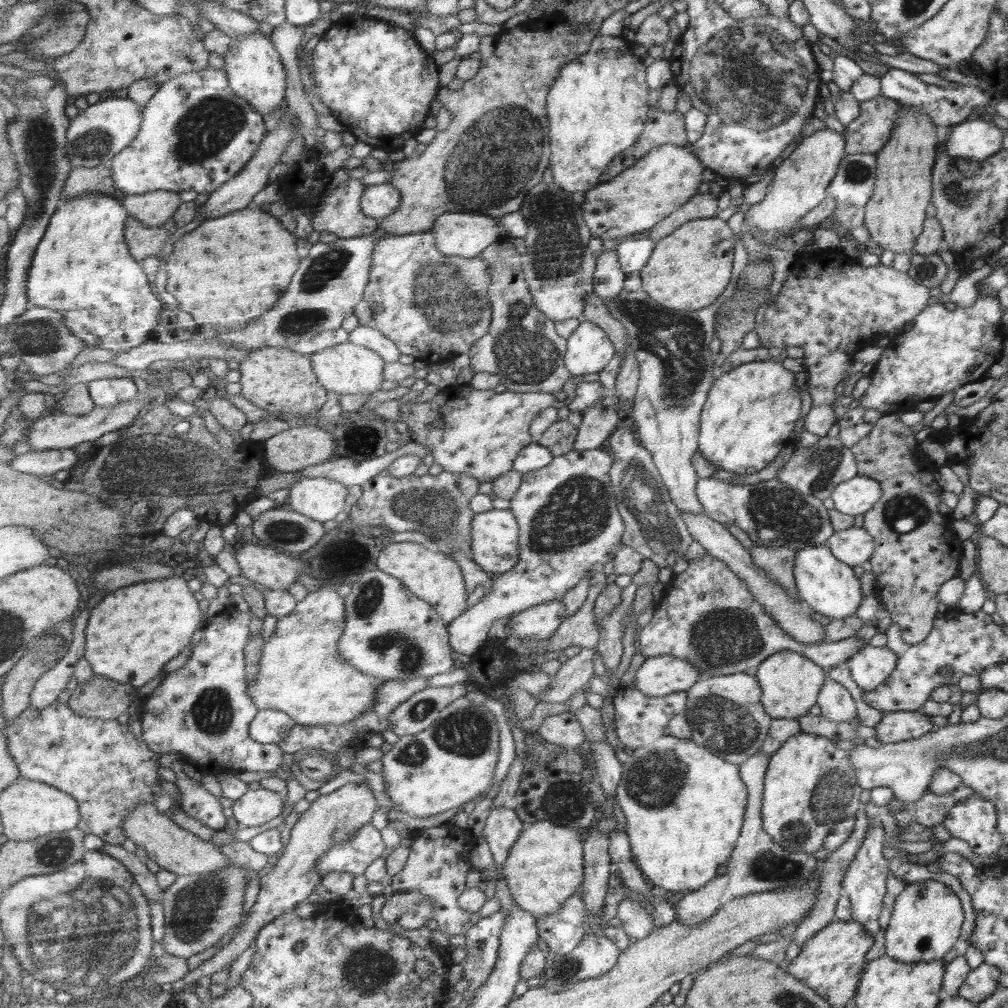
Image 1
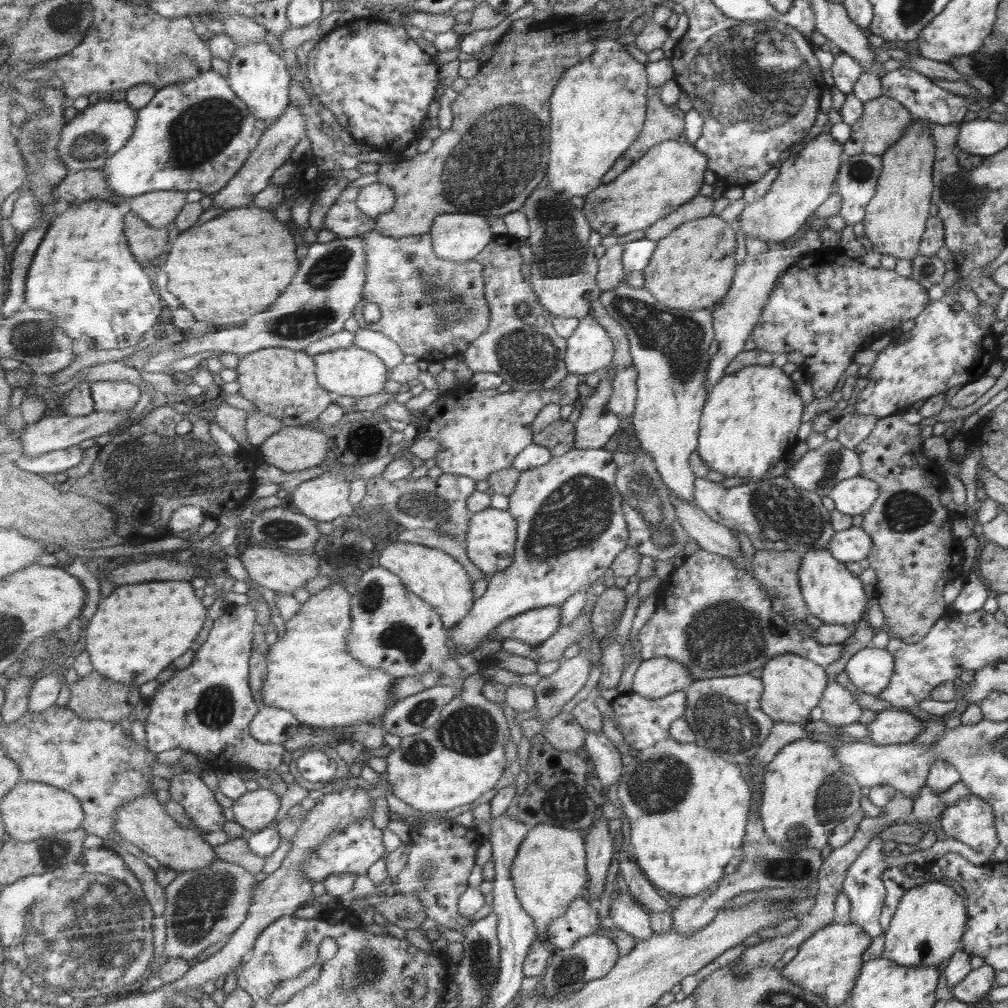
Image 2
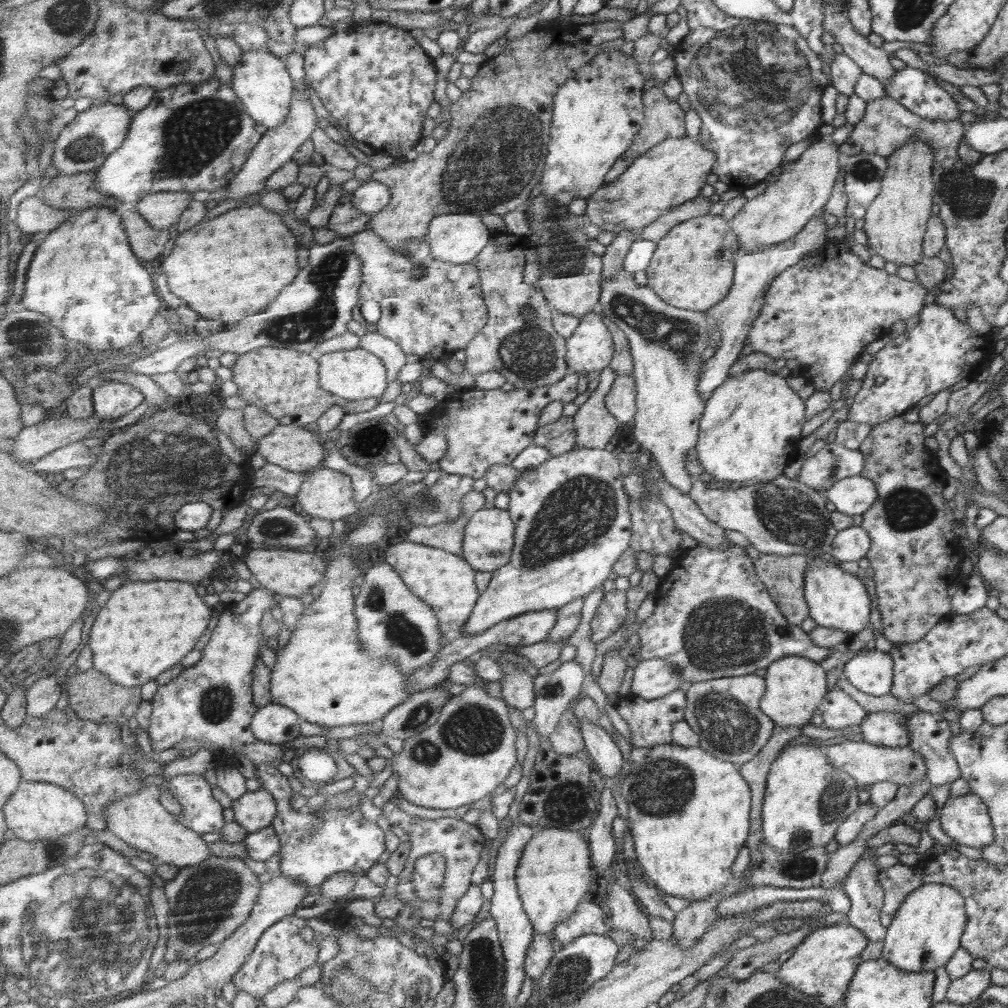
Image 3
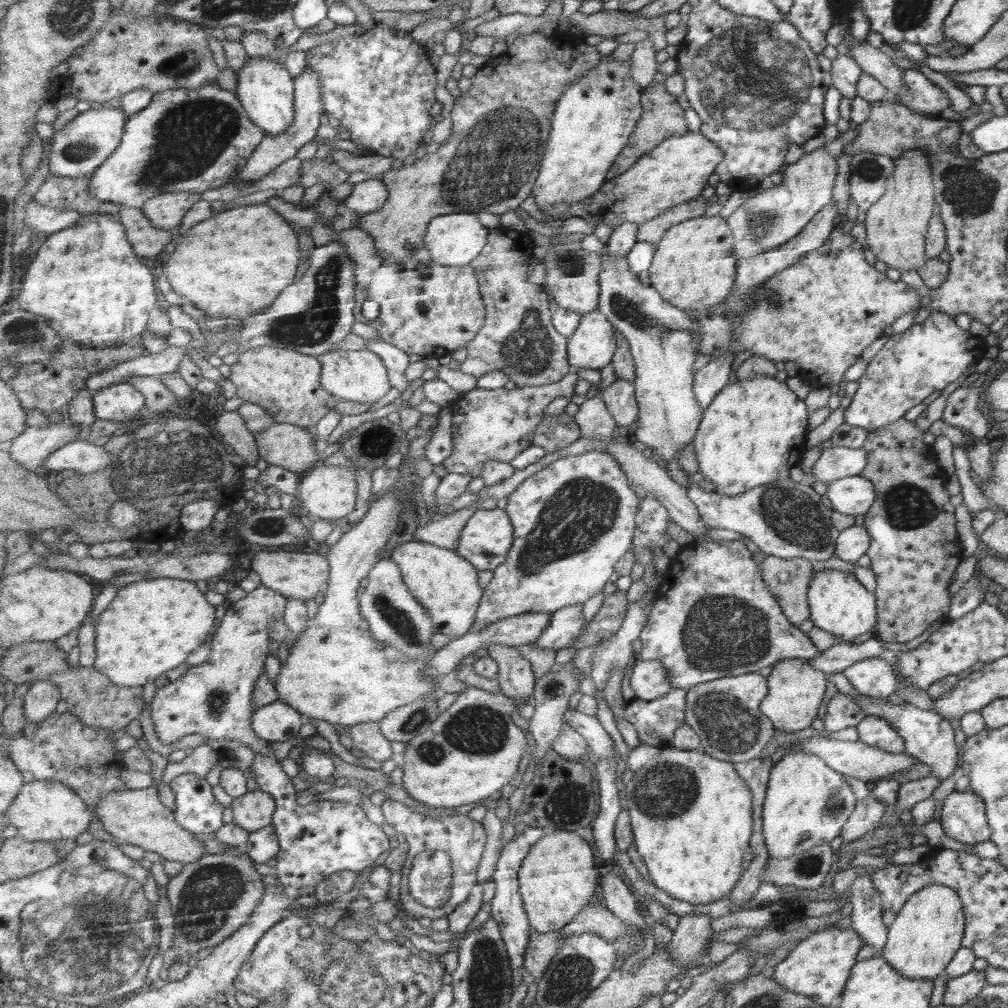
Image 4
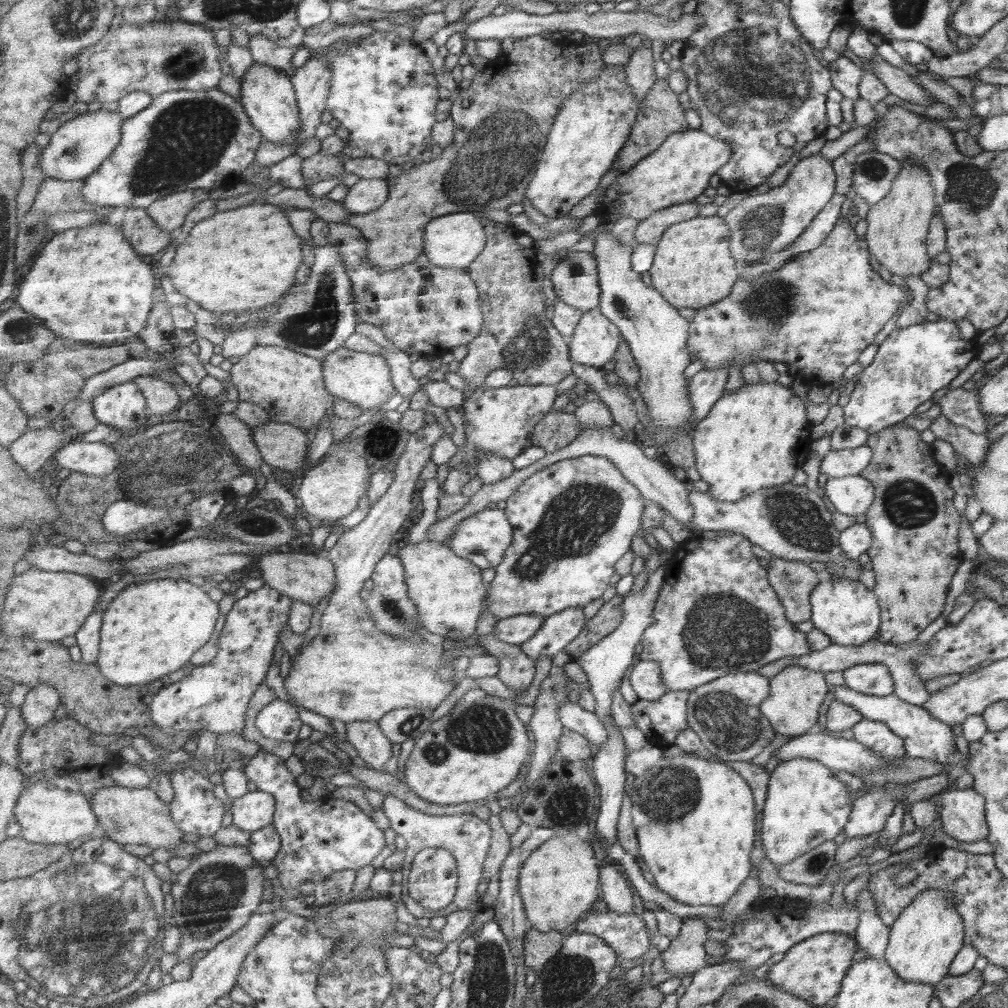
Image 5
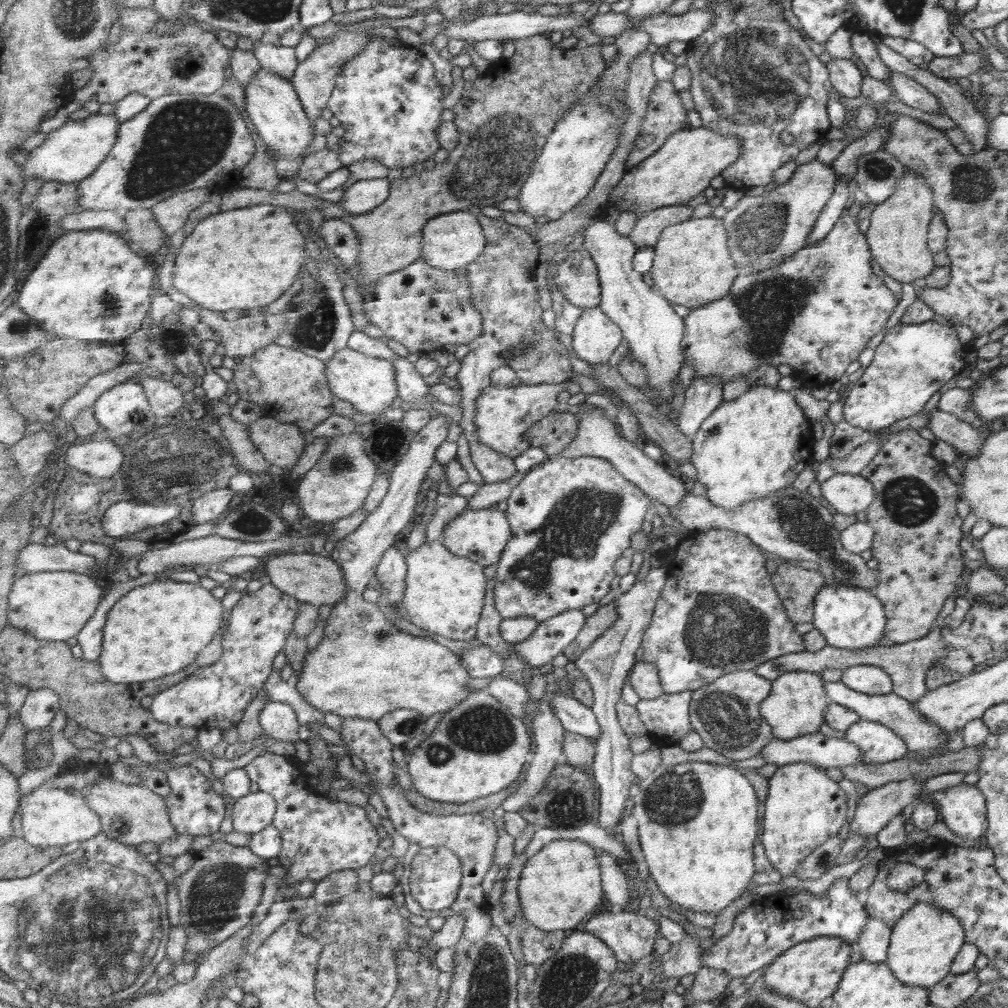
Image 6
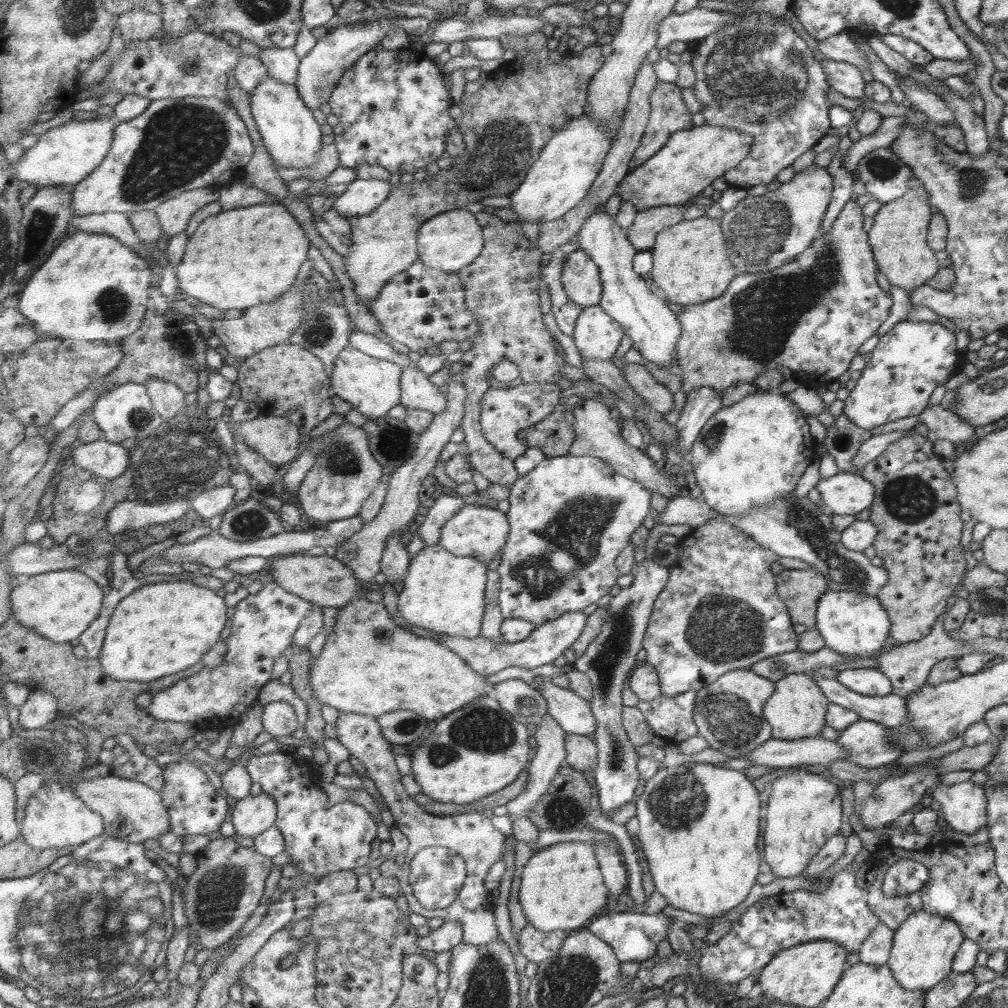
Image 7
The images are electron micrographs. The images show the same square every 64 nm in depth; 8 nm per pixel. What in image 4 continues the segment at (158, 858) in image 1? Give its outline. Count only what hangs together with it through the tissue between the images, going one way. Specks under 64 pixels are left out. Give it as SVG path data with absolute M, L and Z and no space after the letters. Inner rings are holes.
M154 785L145 789L125 789L111 791L99 803L99 816L102 817L104 830L117 841L133 844L145 851L157 852L164 860L194 863L206 854L203 841L193 838L193 832L183 828L175 818L173 810L161 802L159 788Z

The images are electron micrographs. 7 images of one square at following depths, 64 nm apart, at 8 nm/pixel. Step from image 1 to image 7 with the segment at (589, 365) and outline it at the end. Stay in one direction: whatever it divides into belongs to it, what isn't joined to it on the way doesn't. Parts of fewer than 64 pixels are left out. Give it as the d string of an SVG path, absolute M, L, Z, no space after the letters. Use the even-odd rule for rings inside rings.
M599 304L584 307L573 337L581 356L605 360L613 358L625 334L623 325Z

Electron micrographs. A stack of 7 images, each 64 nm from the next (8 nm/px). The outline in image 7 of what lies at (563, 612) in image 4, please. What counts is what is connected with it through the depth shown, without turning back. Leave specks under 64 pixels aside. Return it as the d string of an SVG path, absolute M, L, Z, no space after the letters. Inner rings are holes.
M571 612L553 620L548 624L535 628L534 632L526 640L517 643L500 642L486 638L482 634L478 638L456 638L456 636L440 635L441 643L447 648L453 649L458 656L461 656L475 671L482 676L489 676L501 672L510 666L534 669L544 664L552 664L565 655L565 652L577 642L585 631L588 622L587 614L583 612Z

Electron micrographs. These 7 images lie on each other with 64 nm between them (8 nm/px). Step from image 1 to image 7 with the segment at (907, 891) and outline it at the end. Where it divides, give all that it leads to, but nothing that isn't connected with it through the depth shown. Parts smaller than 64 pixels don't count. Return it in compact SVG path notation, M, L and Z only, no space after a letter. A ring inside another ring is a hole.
M917 910L911 912L893 931L889 958L885 964L903 990L924 993L951 972L953 955L961 941L962 932L953 920Z

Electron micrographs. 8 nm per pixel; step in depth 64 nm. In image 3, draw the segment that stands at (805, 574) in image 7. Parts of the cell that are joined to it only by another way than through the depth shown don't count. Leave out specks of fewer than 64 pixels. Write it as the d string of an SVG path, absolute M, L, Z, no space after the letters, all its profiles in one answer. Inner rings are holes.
M760 553L754 568L771 600L776 602L788 624L799 627L808 617L803 598L803 572L808 559L800 554L779 556Z

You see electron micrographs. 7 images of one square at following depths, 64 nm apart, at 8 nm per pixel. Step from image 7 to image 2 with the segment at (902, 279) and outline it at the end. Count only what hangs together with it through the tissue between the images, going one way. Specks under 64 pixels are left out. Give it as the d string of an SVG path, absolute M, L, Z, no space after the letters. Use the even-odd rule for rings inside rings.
M913 117L913 122L903 128L904 134L898 138L883 155L882 172L876 183L875 195L869 200L864 209L862 219L863 232L873 244L872 251L881 255L891 256L895 260L911 260L918 254L918 244L924 231L926 219L929 217L929 207L932 205L930 197L932 186L932 167L934 162L934 147L928 136L928 122Z

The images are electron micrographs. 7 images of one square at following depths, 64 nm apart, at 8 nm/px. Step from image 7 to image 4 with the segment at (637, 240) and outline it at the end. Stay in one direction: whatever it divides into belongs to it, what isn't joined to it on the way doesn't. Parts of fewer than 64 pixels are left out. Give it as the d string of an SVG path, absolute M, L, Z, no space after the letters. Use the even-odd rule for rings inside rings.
M701 197L679 204L678 207L671 208L670 211L663 212L659 217L639 226L638 242L657 245L663 240L663 236L667 234L671 227L698 218L703 214L703 210L705 210L705 204L703 204Z

